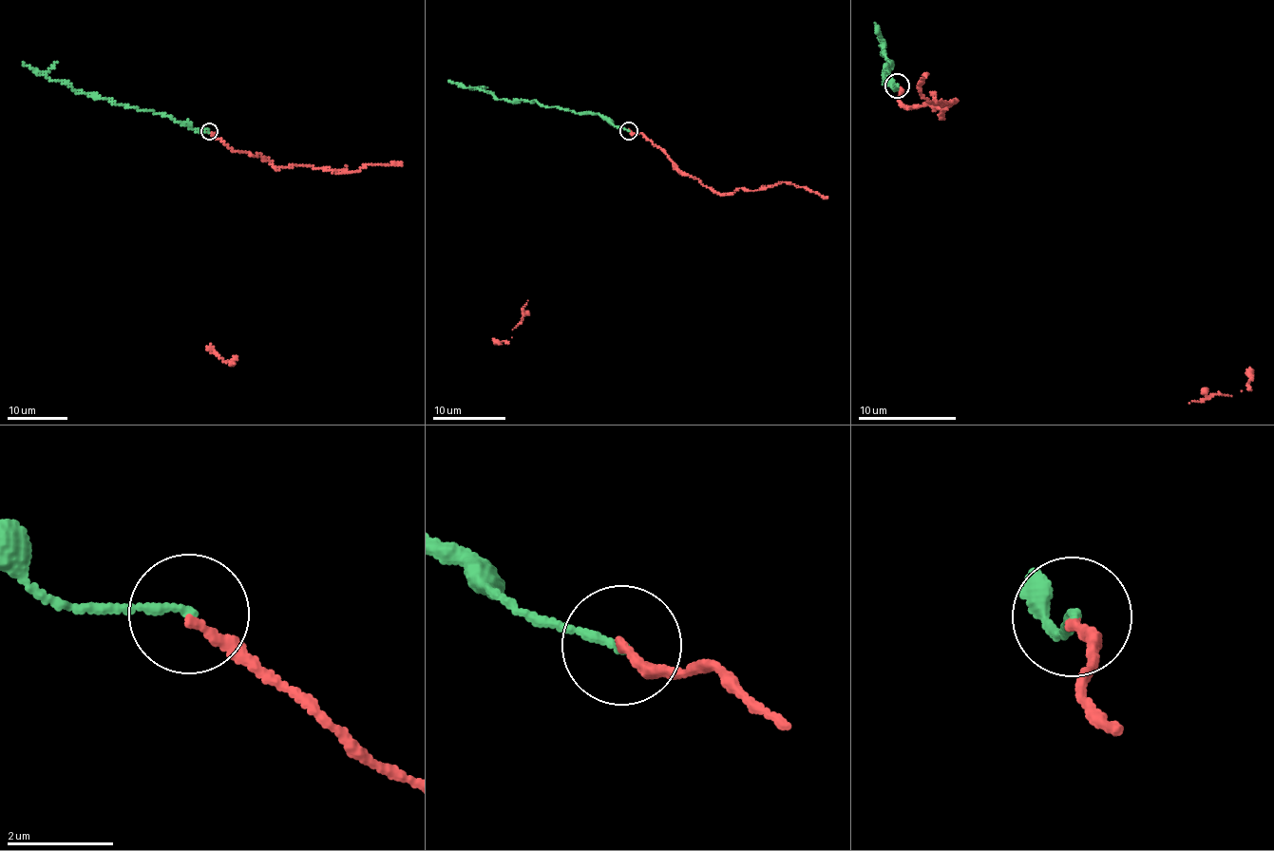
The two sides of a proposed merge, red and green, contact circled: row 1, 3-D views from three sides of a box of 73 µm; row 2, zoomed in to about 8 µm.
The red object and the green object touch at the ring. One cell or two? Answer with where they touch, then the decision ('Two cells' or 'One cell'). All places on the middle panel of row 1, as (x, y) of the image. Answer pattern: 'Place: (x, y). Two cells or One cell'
Place: (629, 130). One cell

